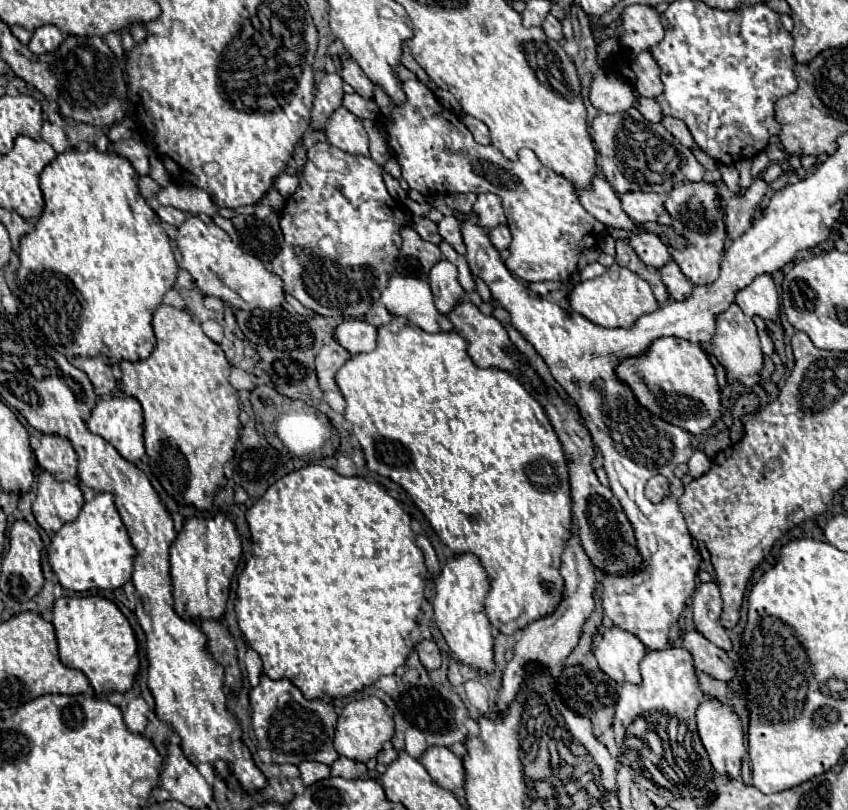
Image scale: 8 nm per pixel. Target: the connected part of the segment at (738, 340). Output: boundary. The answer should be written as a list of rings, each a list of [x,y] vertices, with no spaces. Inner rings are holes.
[[[732,303],[728,311],[720,313],[716,319],[716,335],[710,341],[710,355],[714,355],[728,371],[728,379],[732,381],[740,381],[748,387],[754,387],[760,383],[760,369],[762,369],[762,349],[760,349],[760,339],[758,339],[758,331],[756,325],[752,321],[752,317],[744,315],[742,309]]]

